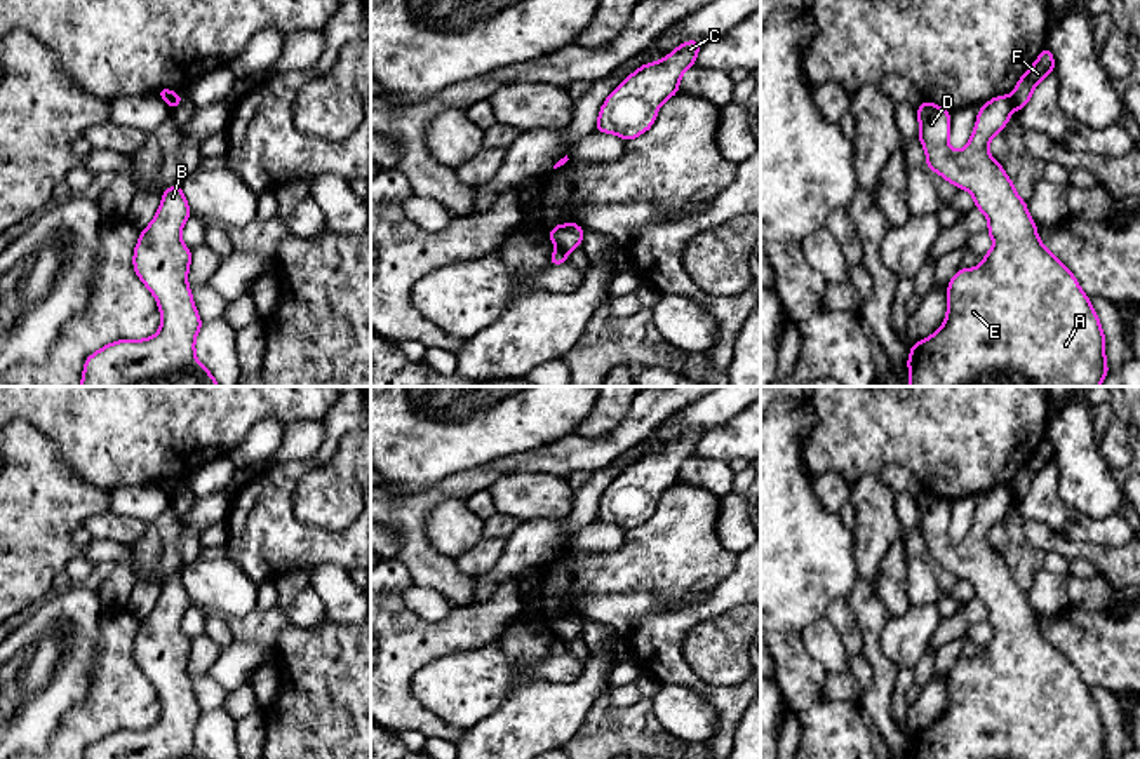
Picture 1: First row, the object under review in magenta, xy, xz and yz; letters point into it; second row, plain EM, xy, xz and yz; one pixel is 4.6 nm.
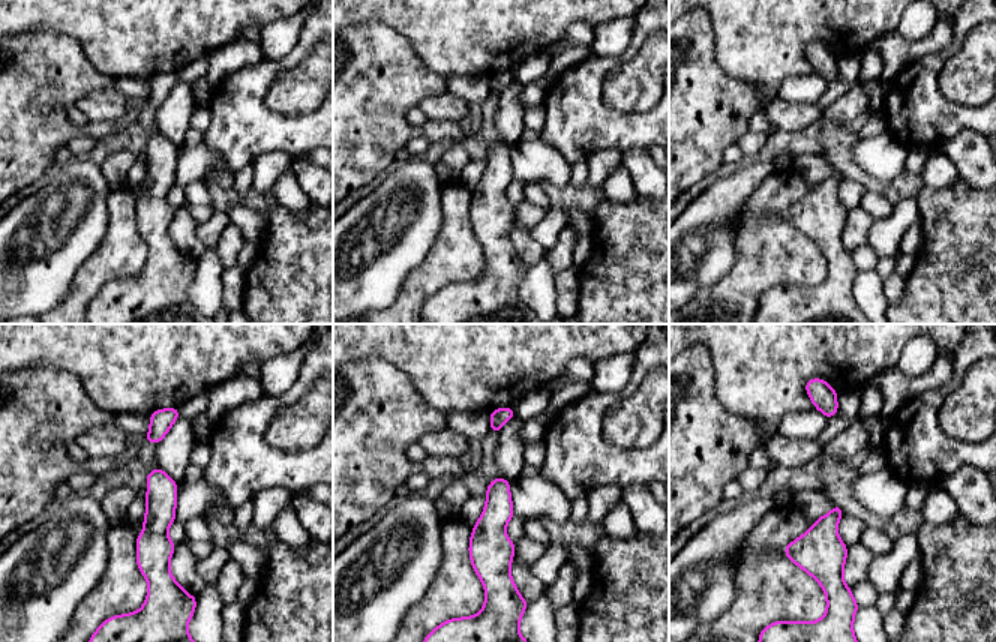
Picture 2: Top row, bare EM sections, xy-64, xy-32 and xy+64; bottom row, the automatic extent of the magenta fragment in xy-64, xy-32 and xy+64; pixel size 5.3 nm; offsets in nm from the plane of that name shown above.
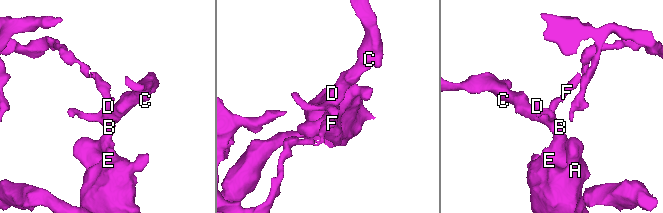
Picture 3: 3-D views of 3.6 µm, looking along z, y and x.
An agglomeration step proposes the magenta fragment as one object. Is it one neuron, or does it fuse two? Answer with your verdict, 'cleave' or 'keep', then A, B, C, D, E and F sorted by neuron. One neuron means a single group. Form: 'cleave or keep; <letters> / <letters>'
cleave; A B C D E / F

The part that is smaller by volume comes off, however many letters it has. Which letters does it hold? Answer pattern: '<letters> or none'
F

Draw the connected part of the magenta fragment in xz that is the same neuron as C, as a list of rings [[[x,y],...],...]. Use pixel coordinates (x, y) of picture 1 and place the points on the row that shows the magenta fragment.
[[[687,40],[665,59],[642,64],[604,101],[597,132],[616,134],[623,141],[649,131],[660,106],[679,92],[682,73],[696,63],[701,42]]]

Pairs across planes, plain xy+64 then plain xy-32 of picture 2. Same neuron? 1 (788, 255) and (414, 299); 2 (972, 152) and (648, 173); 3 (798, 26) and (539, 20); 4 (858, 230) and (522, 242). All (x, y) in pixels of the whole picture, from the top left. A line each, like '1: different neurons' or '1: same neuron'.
1: same neuron
2: same neuron
3: same neuron
4: different neurons

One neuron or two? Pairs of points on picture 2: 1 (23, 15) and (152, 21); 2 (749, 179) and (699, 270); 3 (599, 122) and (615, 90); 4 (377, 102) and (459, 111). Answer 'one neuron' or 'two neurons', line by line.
1: one neuron
2: one neuron
3: two neurons
4: two neurons

